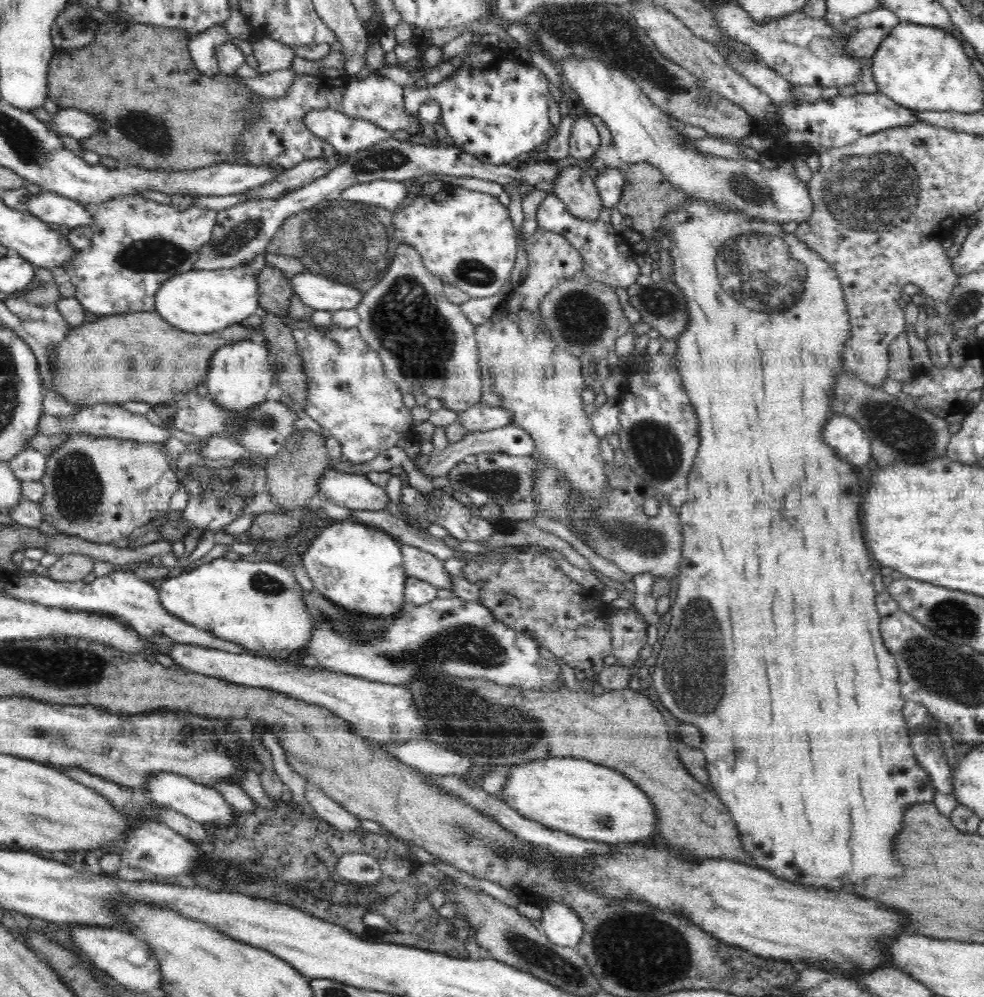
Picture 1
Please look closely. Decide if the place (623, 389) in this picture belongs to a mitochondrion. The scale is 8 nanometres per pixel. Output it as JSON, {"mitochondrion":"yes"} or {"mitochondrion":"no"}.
{"mitochondrion":"no"}

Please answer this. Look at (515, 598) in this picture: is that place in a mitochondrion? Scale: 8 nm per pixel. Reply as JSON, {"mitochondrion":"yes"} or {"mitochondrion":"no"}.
{"mitochondrion":"yes"}

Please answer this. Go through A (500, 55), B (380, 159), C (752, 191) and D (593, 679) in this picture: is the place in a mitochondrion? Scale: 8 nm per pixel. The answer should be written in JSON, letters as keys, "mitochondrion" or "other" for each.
{"A":"other","B":"mitochondrion","C":"mitochondrion","D":"other"}

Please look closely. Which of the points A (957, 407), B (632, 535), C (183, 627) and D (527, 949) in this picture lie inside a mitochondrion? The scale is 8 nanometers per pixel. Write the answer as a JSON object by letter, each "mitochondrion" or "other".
{"A":"other","B":"mitochondrion","C":"other","D":"mitochondrion"}

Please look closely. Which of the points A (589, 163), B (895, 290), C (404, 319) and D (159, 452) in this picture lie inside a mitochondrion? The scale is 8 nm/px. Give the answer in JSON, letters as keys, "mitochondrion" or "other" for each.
{"A":"other","B":"other","C":"mitochondrion","D":"other"}

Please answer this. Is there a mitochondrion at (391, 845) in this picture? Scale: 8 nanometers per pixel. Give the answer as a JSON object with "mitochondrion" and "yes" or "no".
{"mitochondrion":"no"}

